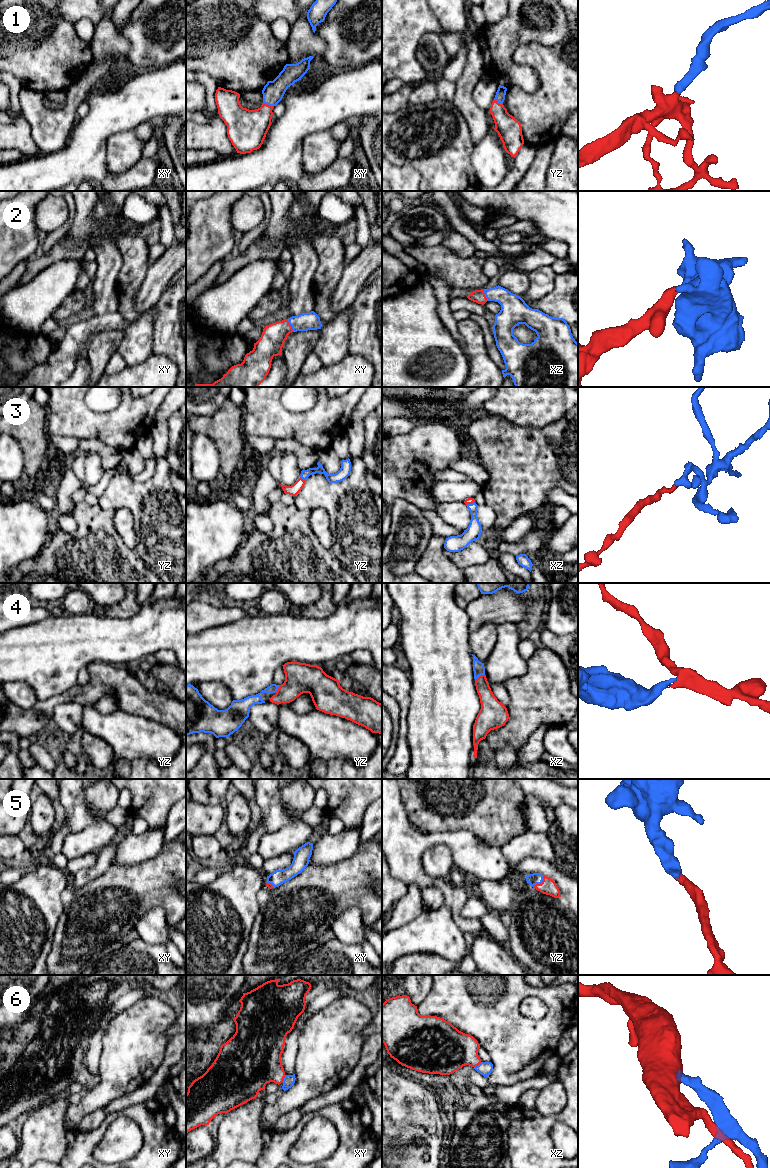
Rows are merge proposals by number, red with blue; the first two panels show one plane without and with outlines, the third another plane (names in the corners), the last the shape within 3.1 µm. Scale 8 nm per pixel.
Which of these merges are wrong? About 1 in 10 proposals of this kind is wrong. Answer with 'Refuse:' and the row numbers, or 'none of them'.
Refuse: none of them

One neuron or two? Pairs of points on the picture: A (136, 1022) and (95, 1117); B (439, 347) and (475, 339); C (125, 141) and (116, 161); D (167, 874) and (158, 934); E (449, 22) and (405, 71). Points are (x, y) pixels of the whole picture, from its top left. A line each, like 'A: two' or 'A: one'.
A: two
B: two
C: one
D: two
E: two

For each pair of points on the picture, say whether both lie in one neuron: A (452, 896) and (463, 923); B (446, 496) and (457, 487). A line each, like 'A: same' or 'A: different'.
A: same
B: same

